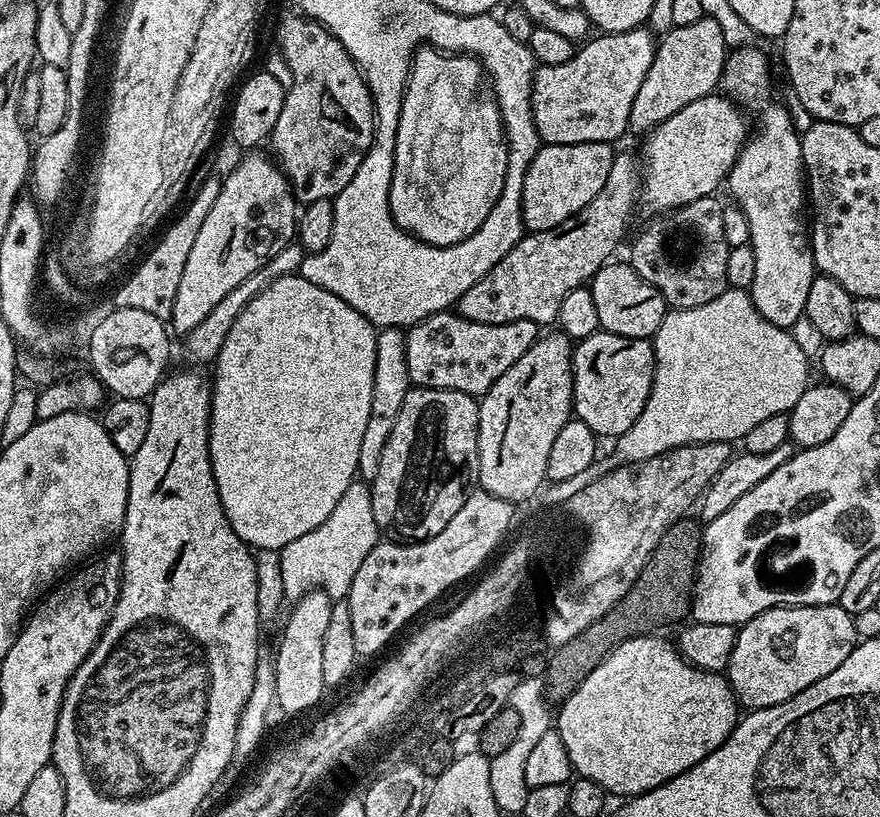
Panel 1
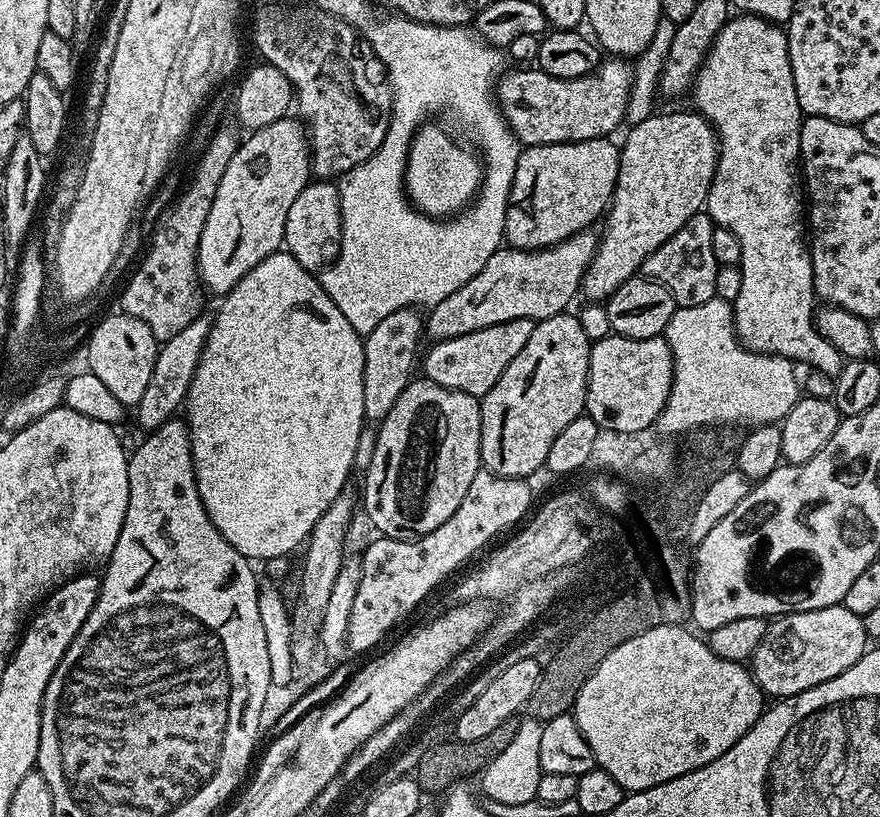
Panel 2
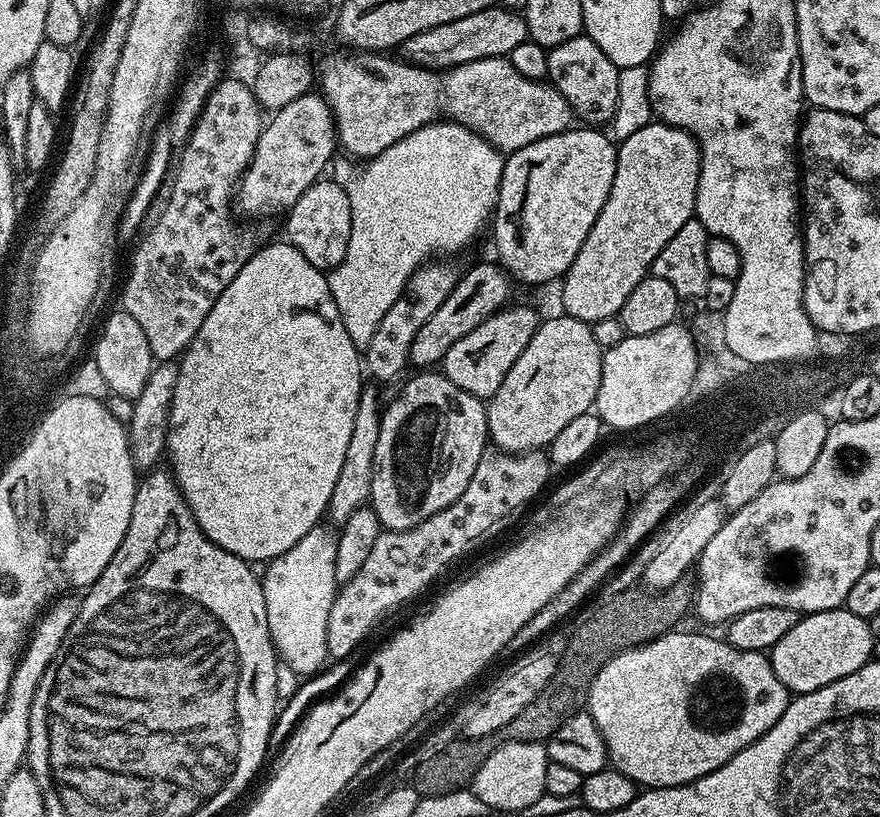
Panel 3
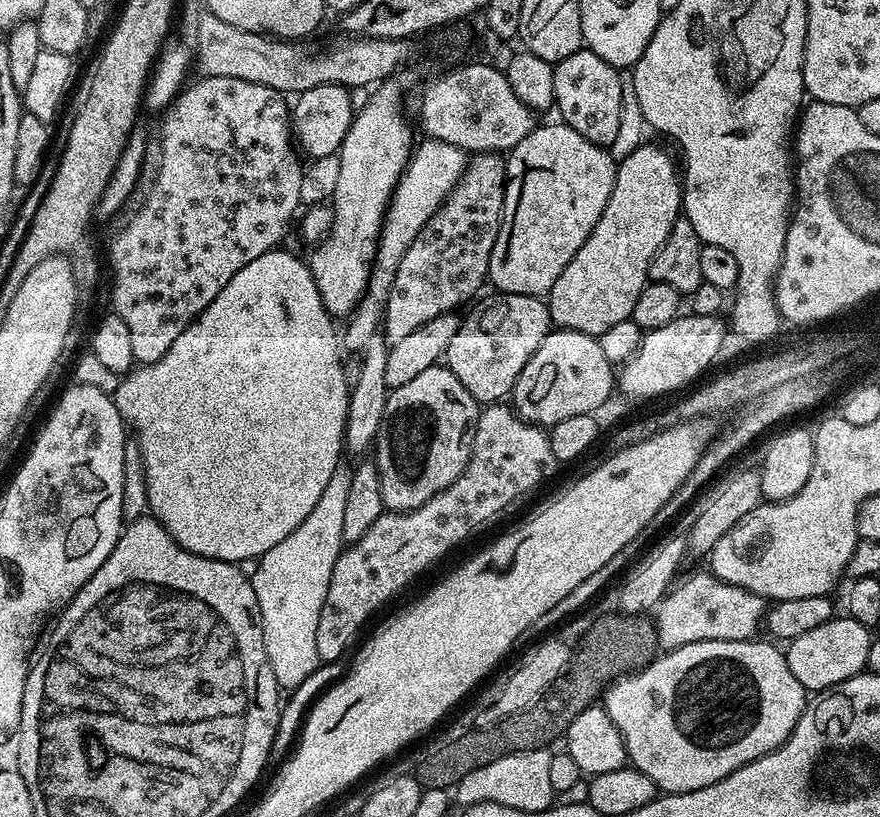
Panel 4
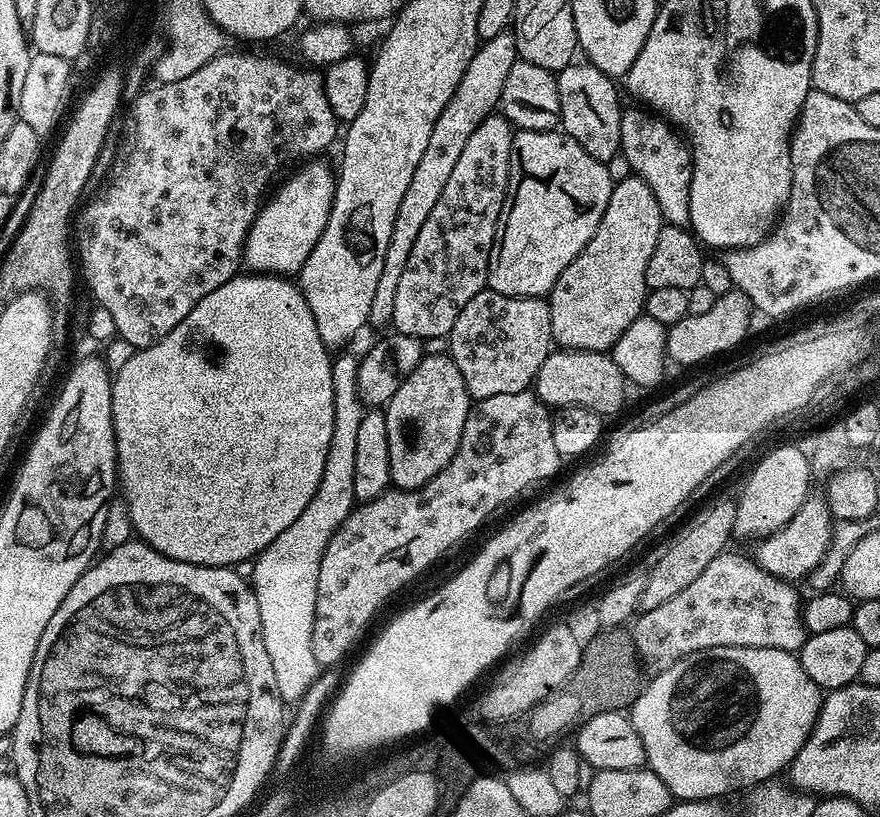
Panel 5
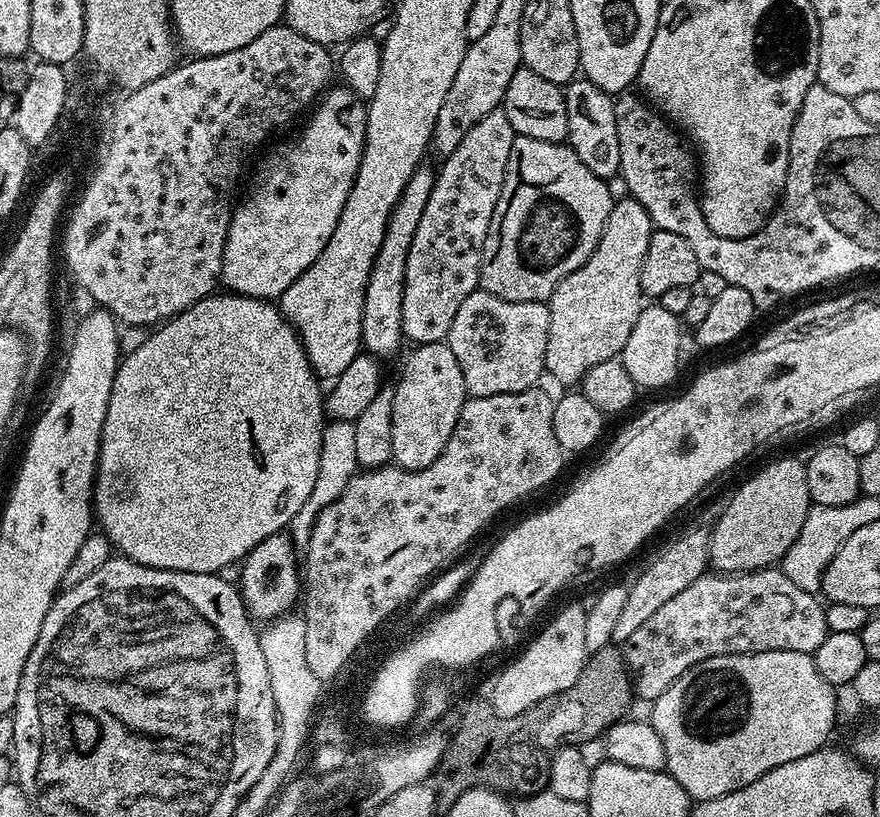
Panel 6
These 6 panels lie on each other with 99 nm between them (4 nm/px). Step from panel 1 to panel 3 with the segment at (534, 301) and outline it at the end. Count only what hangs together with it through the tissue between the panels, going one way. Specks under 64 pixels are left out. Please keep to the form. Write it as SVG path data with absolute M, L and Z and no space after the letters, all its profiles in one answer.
M491 263L476 264L468 273L465 271L460 281L454 286L450 298L446 298L446 302L442 302L442 306L438 306L438 310L434 310L430 318L426 318L422 330L414 334L414 342L410 350L410 364L413 369L428 370L439 365L444 359L446 350L450 350L454 342L466 338L470 330L482 326L486 318L490 318L509 303L508 295L512 292L511 282L513 281L499 263Z

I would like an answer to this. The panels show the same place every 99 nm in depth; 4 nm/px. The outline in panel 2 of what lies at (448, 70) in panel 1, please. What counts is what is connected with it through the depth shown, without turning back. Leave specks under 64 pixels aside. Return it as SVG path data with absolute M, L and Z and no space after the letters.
M432 123L421 126L412 140L404 171L404 190L417 212L433 218L451 218L463 213L475 201L484 183L486 168L475 151L467 152Z

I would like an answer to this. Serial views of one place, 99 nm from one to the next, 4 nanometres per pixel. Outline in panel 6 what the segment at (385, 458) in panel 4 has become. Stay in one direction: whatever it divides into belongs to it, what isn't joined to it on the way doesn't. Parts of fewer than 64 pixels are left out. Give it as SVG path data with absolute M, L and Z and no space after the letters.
M447 343L418 344L411 350L404 360L400 381L394 384L392 460L397 467L413 472L430 466L430 462L442 454L469 395L462 378L462 366L458 366L458 358L454 358L454 350L450 350Z

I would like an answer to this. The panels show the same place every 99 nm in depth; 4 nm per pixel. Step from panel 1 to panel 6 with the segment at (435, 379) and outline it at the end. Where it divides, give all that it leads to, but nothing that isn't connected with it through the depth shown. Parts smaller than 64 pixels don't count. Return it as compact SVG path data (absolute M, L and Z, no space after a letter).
M477 290L470 294L470 298L466 298L466 302L462 302L462 306L458 306L458 314L454 314L454 326L450 326L446 343L450 350L454 350L458 366L462 366L462 378L466 382L469 397L493 396L526 390L539 381L536 380L539 376L545 375L546 338L549 334L550 314L547 303L538 300L510 302Z

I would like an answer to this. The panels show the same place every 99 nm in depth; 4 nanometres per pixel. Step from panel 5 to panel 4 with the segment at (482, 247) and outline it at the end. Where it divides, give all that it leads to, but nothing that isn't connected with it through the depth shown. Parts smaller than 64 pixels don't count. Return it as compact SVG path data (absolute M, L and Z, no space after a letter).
M477 152L465 163L459 182L430 218L430 222L422 226L418 238L410 242L410 250L406 250L394 274L392 289L382 311L382 331L389 345L407 338L414 330L418 330L418 326L426 326L426 322L442 314L456 312L459 304L467 305L477 295L475 292L486 284L490 254L494 250L494 242L498 242L498 230L504 209L505 179L506 160L499 152Z

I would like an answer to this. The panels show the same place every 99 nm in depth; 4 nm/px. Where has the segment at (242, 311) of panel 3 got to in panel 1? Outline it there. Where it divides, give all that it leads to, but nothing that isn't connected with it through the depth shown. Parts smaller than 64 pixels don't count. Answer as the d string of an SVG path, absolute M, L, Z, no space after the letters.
M299 274L283 276L270 286L266 286L238 314L234 326L230 326L230 334L226 334L226 342L222 342L222 350L218 350L214 361L216 377L211 377L212 409L210 410L210 426L208 427L208 449L210 450L210 466L214 472L214 482L218 486L218 498L222 502L222 510L238 538L253 550L264 548L281 549L296 538L314 530L327 516L339 498L345 493L358 473L358 450L362 447L362 433L366 430L366 421L370 419L370 402L374 394L374 354L376 353L377 329L369 320L362 318L354 306L346 306L342 298L330 294L330 290L322 290L322 286L314 286L314 282L306 282Z

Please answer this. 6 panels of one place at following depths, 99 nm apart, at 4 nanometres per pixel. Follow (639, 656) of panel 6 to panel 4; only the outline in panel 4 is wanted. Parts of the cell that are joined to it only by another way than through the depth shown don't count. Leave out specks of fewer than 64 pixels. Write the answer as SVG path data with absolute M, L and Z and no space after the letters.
M708 570L694 573L689 580L682 580L660 601L660 607L654 612L657 642L661 649L671 650L690 642L707 640L750 640L757 635L756 627L759 624L761 627L766 616L764 597L745 588L722 584Z

